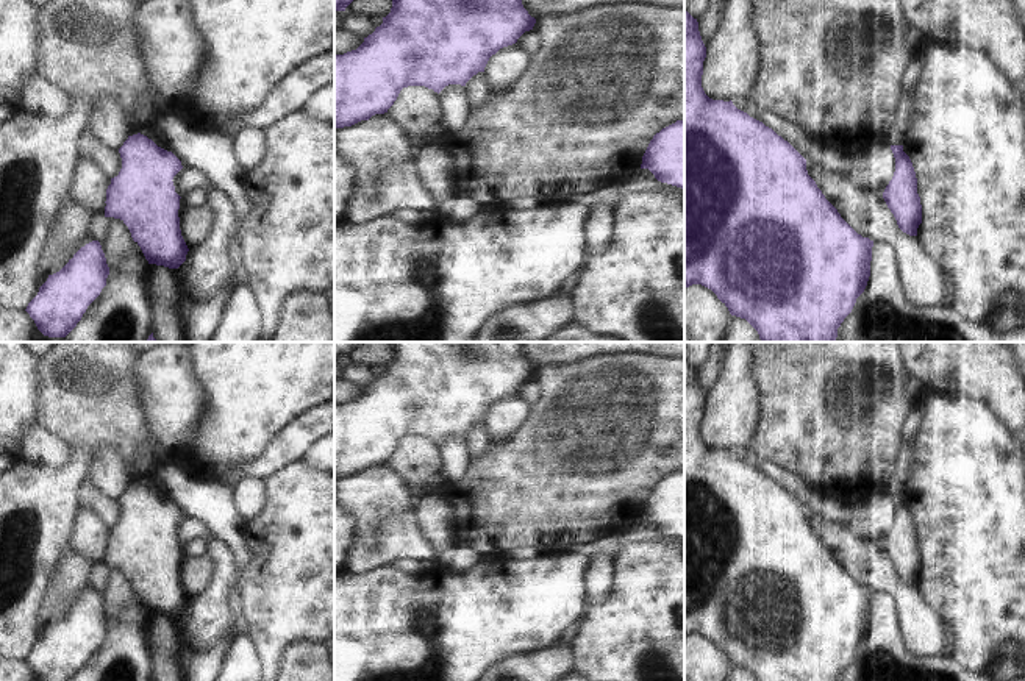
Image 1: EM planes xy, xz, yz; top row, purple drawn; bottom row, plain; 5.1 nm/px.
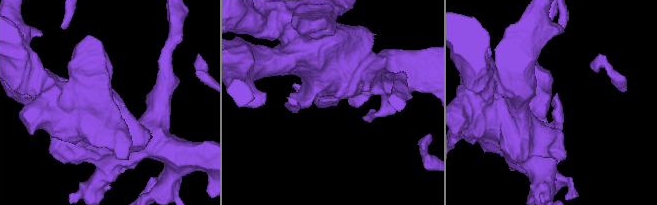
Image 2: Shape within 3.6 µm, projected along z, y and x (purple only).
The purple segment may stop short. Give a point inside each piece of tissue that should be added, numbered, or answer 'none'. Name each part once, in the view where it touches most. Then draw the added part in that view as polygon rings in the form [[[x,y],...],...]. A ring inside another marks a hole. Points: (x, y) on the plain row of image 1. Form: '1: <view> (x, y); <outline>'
none

